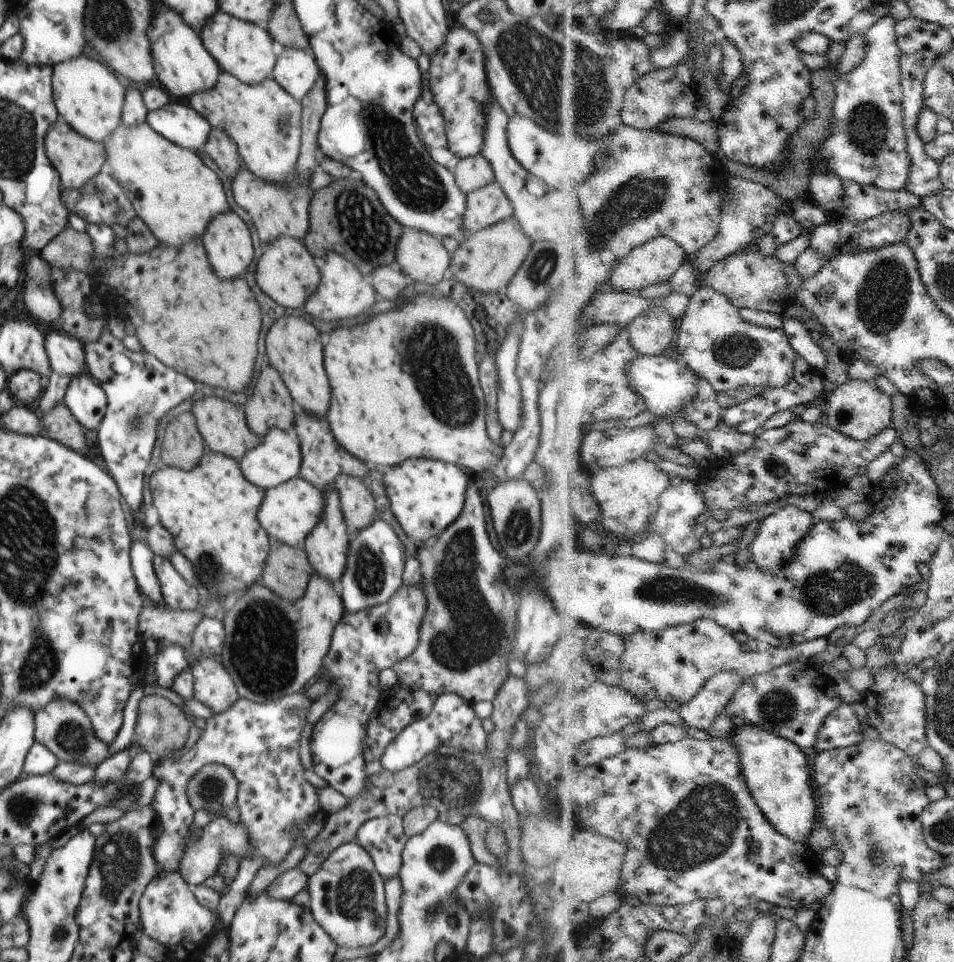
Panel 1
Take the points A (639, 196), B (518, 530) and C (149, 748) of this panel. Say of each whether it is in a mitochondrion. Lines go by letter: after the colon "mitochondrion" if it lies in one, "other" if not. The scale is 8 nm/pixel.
A: mitochondrion
B: mitochondrion
C: other

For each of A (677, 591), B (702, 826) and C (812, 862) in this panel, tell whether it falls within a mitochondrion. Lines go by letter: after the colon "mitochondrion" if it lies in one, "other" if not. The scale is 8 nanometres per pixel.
A: mitochondrion
B: mitochondrion
C: other

